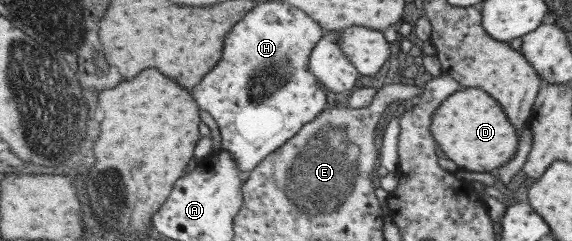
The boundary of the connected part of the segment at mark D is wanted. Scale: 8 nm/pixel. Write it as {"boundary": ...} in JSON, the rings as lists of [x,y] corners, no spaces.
{"boundary":[[[462,87],[459,91],[450,95],[447,103],[443,103],[443,107],[439,106],[438,113],[434,117],[434,134],[438,139],[439,149],[443,151],[445,157],[454,161],[459,169],[495,172],[499,165],[507,163],[515,155],[515,151],[519,147],[519,139],[517,139],[515,129],[511,127],[511,123],[507,121],[505,113],[503,113],[503,109],[499,105],[497,100],[478,87]]]}

